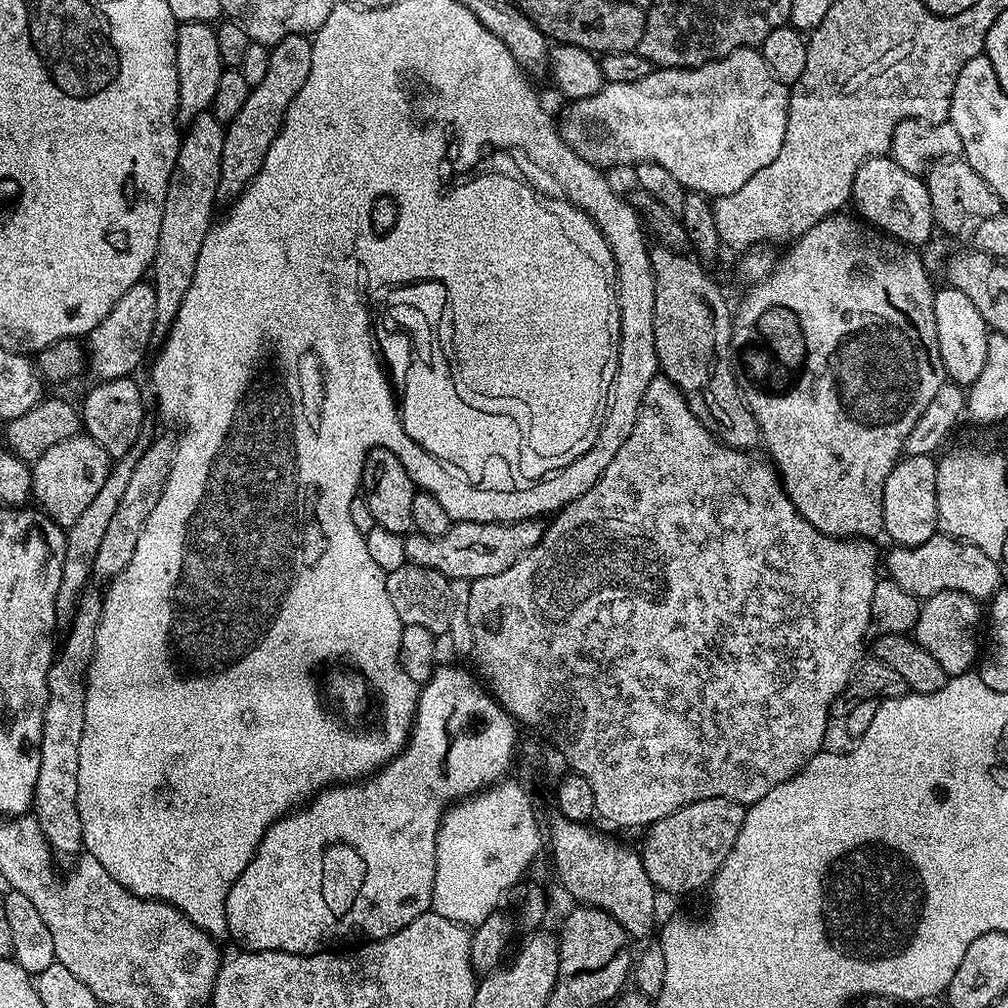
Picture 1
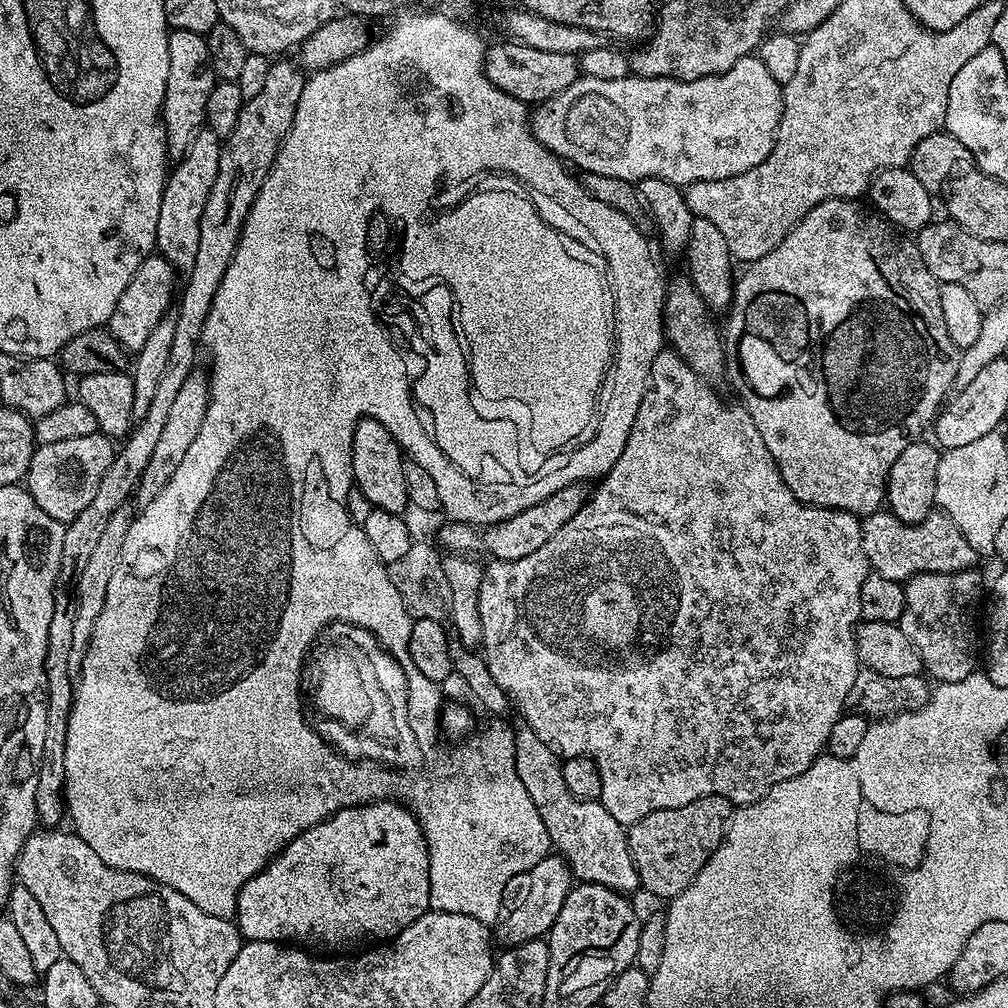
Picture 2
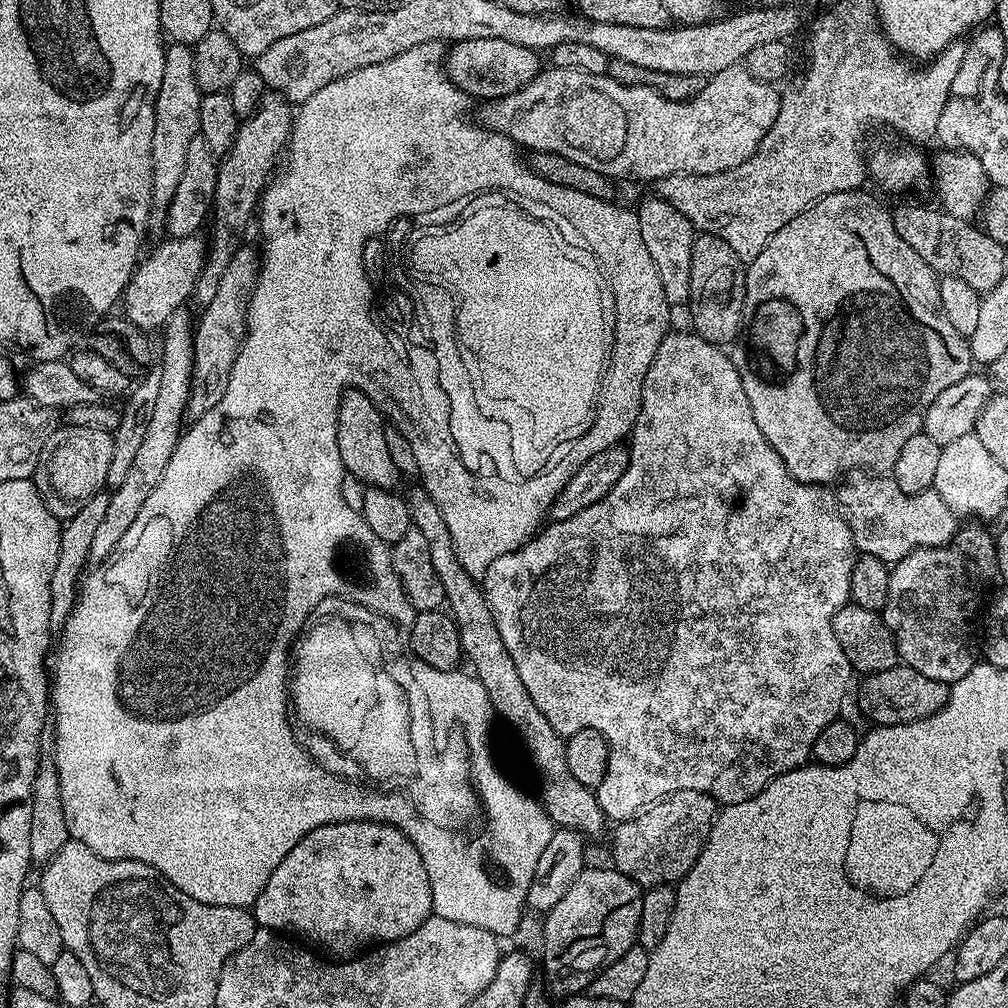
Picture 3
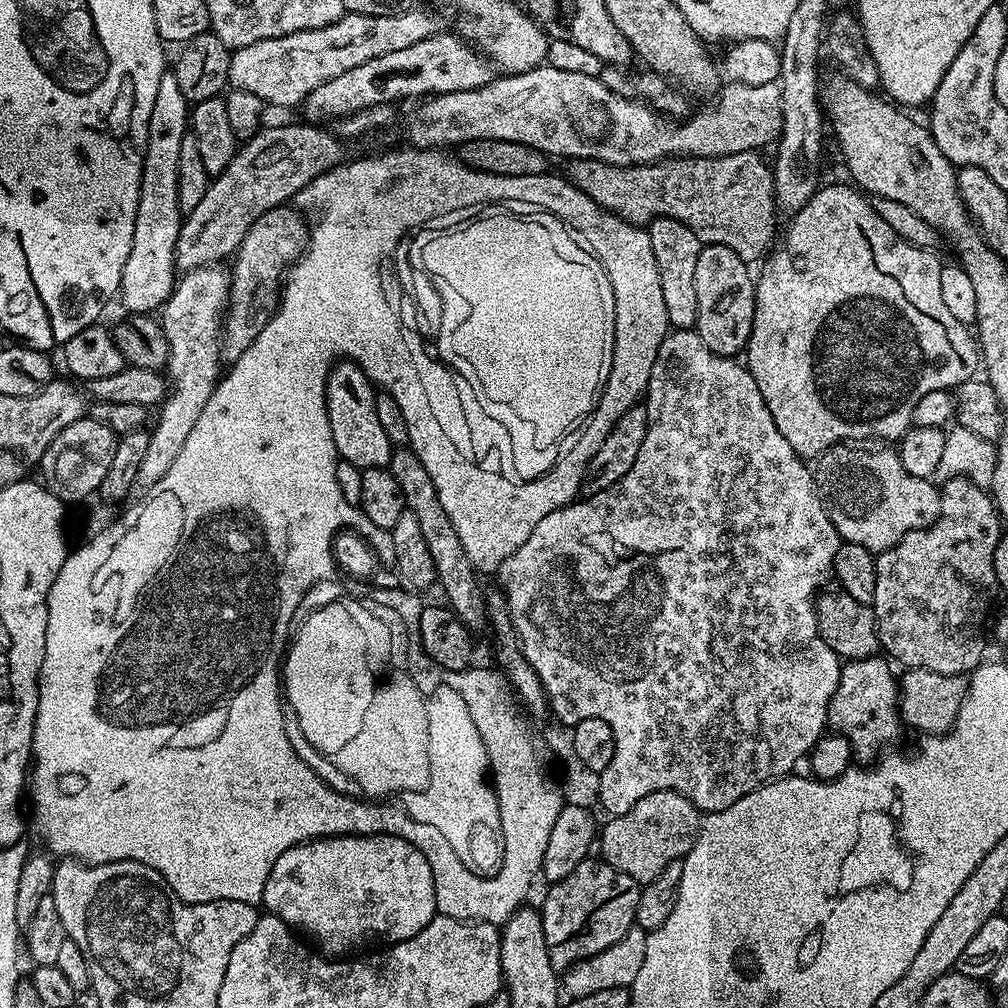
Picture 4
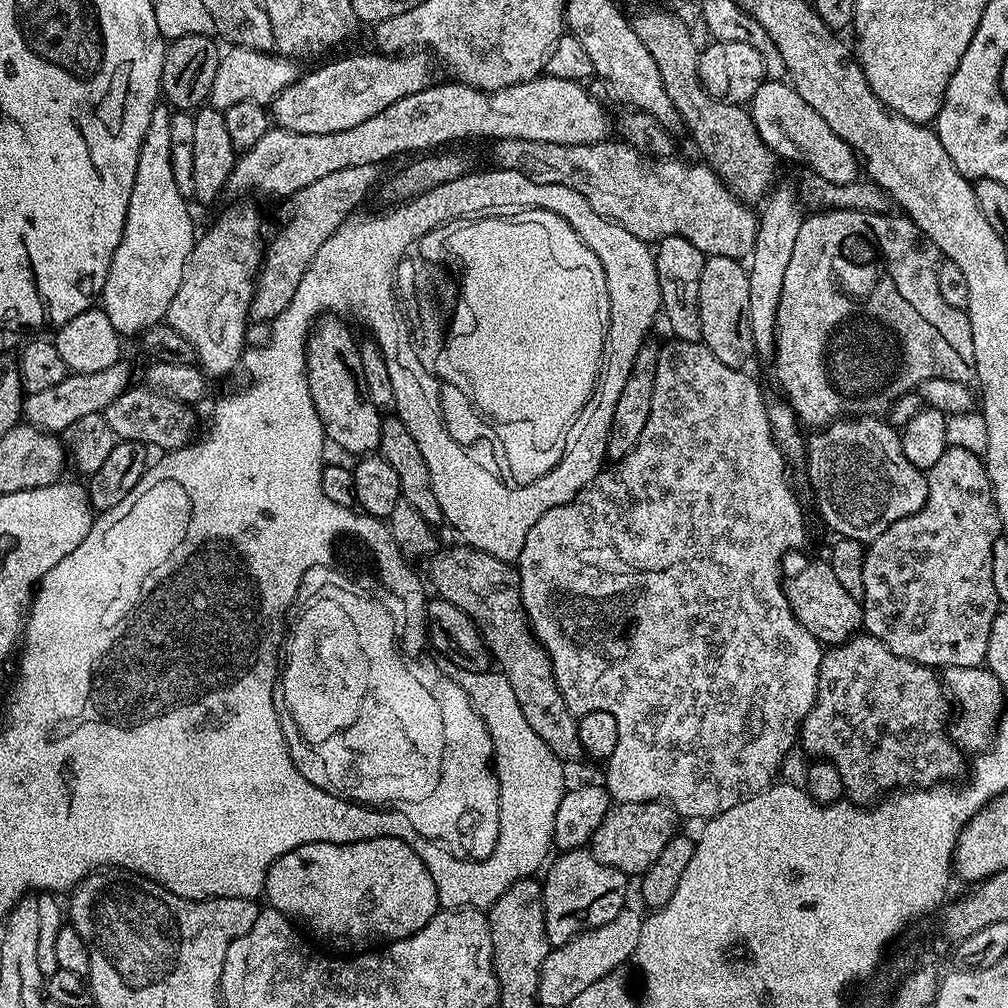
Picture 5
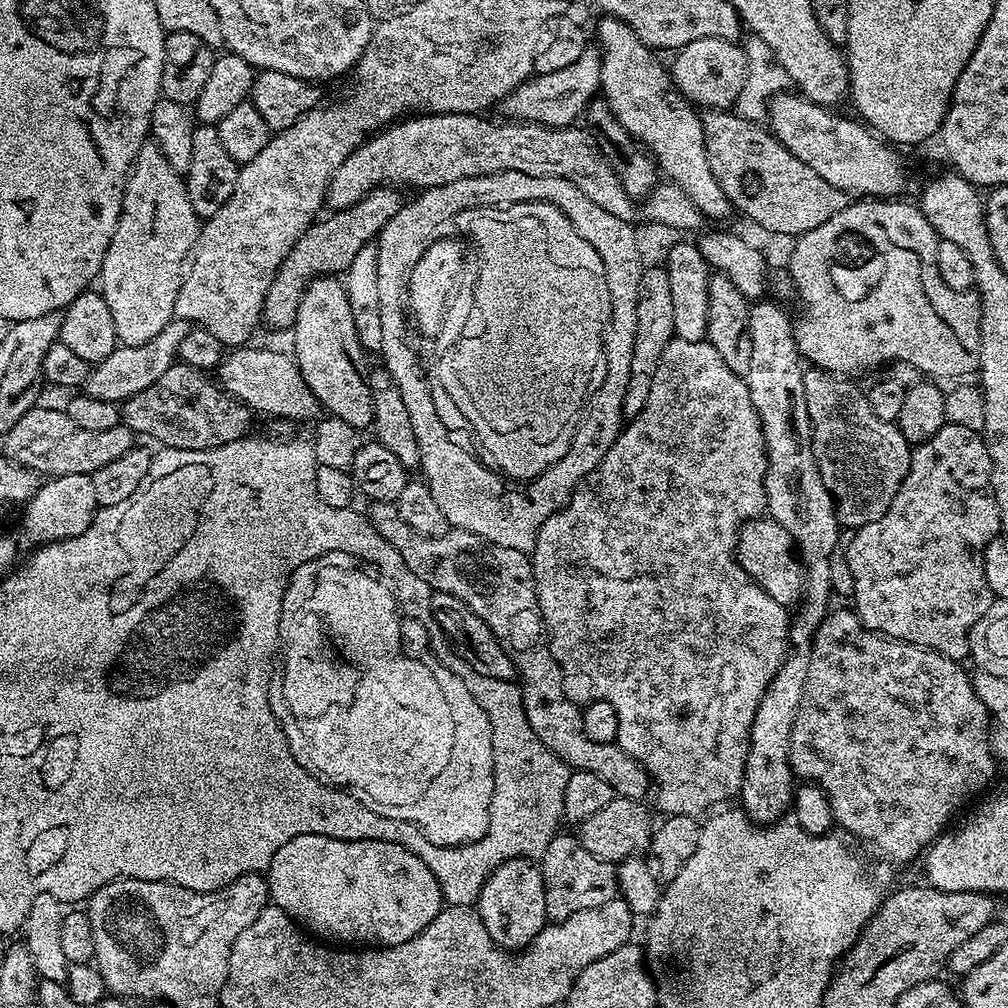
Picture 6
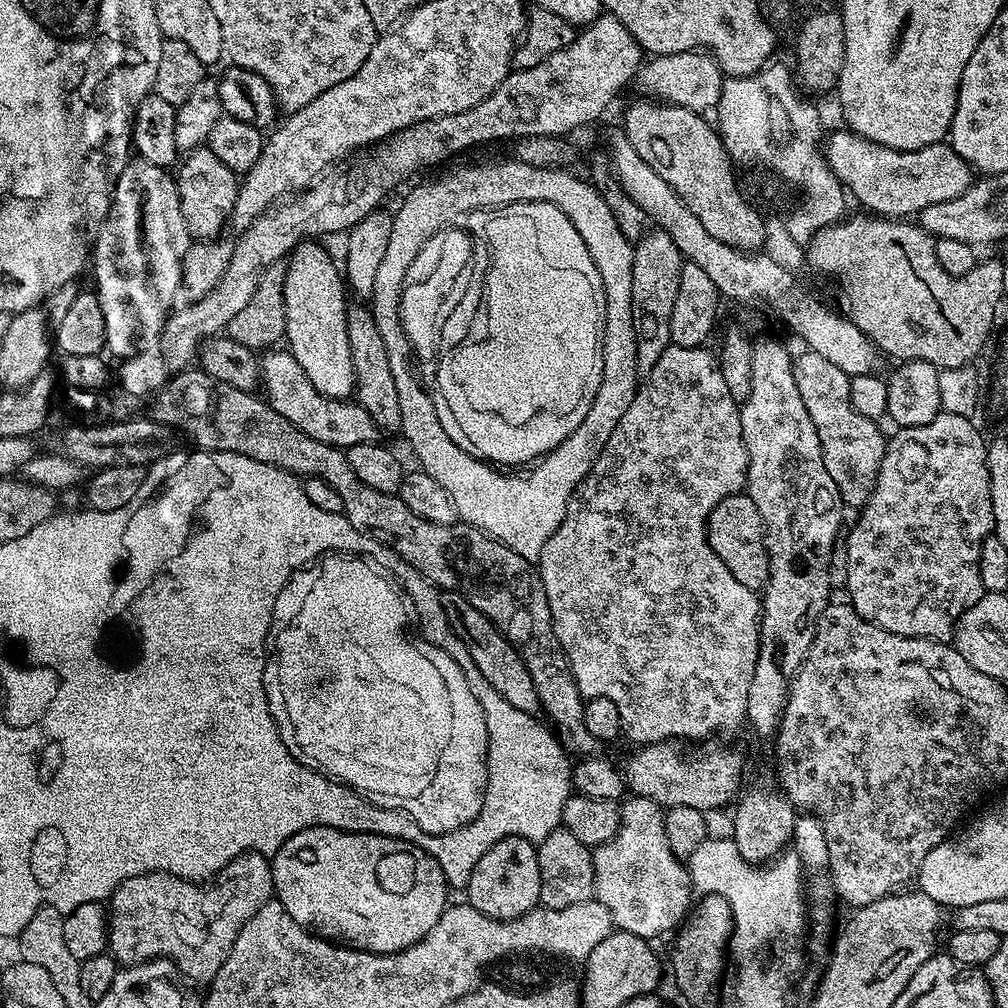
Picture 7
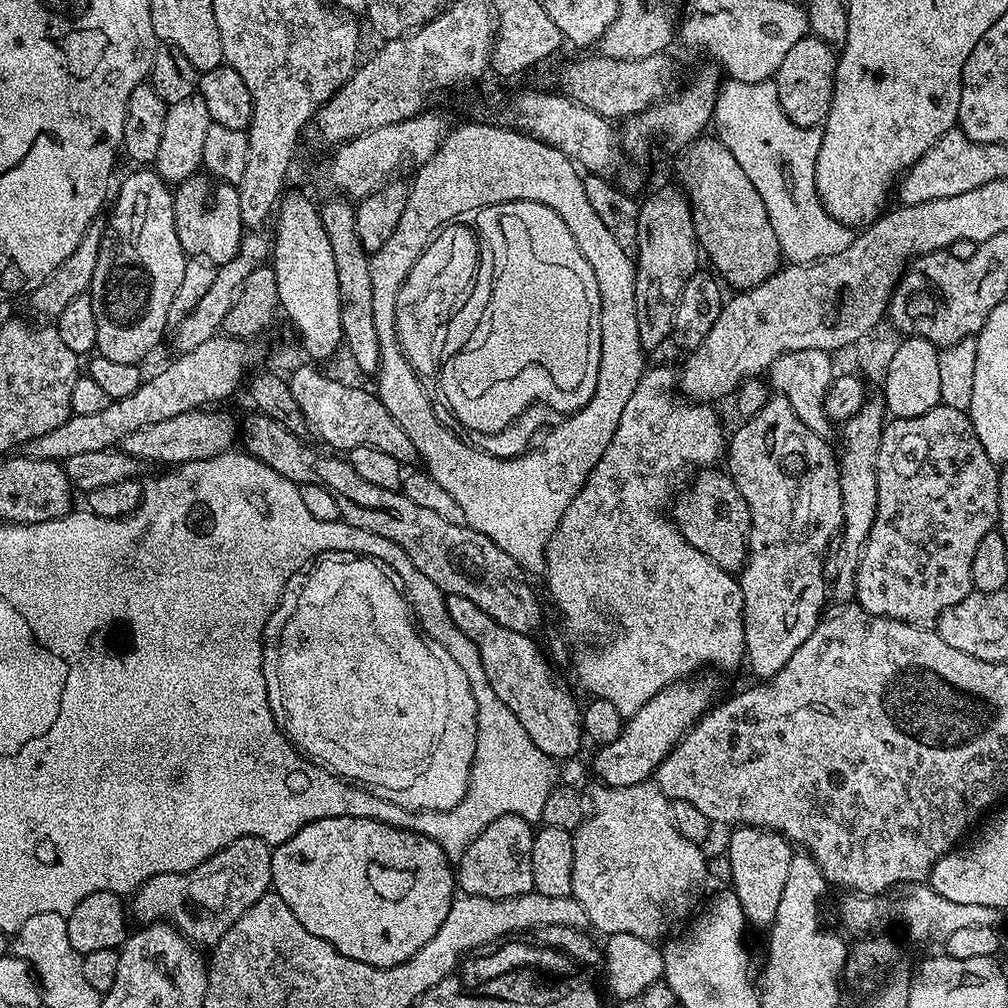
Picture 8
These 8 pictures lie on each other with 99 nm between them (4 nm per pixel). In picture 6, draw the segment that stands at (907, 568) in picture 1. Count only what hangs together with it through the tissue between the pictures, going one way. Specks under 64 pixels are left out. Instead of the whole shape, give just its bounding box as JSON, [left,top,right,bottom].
[804,367,912,530]

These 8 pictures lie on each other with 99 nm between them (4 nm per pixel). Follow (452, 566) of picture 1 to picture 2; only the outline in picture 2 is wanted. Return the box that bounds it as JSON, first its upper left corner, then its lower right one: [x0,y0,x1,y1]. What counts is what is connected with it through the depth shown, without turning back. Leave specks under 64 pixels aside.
[440,483,590,560]

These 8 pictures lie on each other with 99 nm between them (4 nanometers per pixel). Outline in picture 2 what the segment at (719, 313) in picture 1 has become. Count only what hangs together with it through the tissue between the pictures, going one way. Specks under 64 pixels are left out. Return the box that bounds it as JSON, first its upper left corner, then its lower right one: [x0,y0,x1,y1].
[664,275,726,382]

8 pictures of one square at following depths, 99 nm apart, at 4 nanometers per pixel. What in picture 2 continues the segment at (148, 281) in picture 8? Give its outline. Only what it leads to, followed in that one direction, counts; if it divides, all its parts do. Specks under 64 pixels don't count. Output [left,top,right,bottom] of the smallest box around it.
[164,29,218,161]

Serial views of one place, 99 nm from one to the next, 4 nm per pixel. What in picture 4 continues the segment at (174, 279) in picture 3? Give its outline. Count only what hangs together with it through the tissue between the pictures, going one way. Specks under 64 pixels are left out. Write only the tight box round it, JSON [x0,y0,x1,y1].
[176,123,345,273]

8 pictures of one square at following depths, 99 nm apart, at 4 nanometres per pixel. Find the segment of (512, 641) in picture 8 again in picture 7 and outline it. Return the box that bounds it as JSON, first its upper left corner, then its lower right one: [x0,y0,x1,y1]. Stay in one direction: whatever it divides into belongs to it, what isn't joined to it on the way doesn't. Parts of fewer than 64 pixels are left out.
[439,591,541,714]

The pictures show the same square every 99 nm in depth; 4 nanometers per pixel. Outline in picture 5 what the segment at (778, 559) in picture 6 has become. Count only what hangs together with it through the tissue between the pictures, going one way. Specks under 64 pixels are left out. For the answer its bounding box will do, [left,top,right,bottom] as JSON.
[780,550,861,646]

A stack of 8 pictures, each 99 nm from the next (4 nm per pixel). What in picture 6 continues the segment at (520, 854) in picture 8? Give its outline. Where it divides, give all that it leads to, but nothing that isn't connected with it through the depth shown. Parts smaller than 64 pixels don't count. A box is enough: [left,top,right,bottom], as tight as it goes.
[474,858,549,950]

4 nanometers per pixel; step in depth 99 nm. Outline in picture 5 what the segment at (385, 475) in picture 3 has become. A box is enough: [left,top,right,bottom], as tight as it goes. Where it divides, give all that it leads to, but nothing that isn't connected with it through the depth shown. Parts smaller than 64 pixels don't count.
[308,314,382,458]

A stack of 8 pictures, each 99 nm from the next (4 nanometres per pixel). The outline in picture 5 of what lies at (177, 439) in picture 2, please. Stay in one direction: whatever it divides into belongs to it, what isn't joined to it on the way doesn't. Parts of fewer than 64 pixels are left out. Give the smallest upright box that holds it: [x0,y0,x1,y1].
[248,164,378,325]

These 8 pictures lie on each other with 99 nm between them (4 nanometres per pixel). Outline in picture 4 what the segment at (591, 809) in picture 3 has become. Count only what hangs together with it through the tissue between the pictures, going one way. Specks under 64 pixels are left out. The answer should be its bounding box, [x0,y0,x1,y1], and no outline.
[387,446,489,634]

